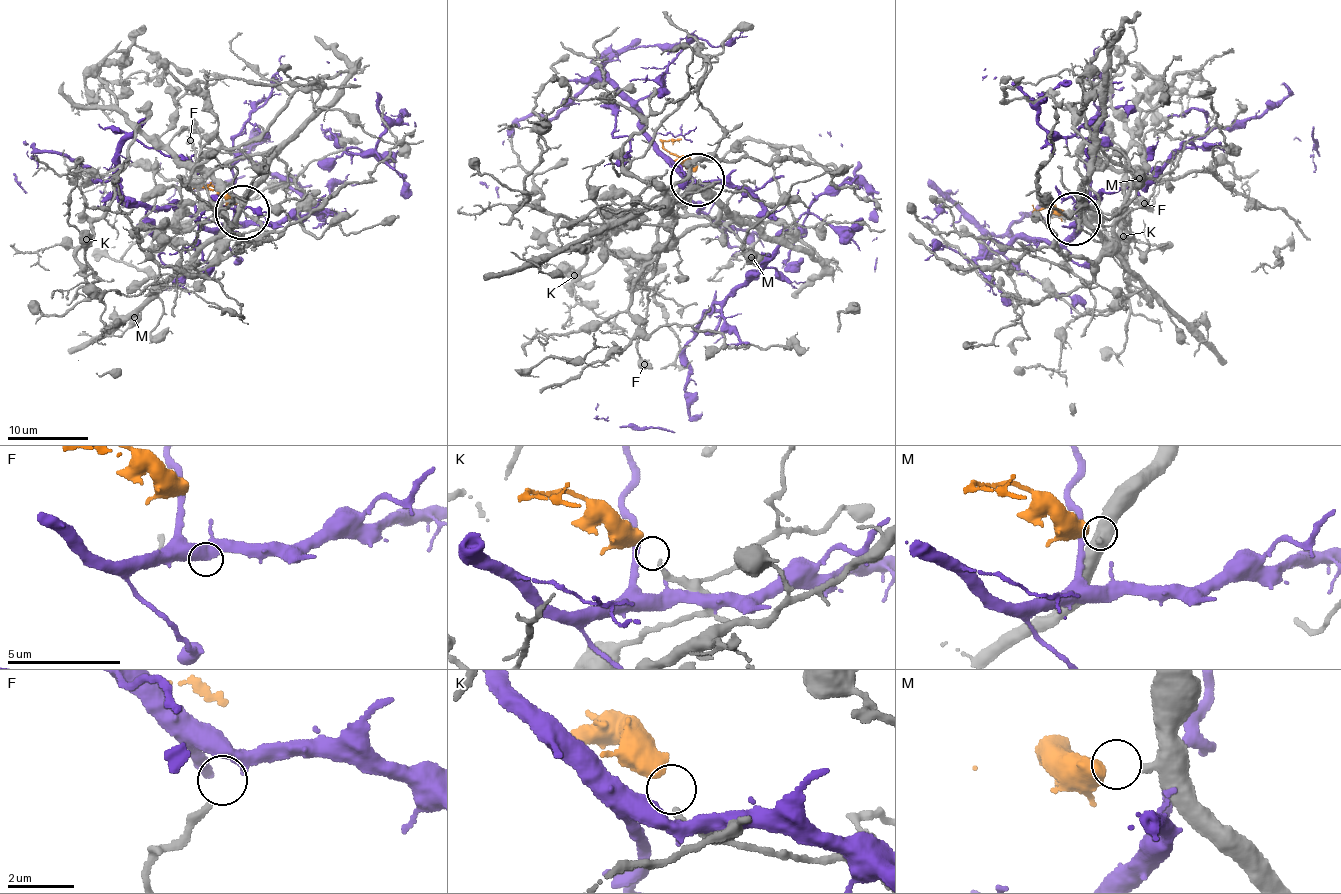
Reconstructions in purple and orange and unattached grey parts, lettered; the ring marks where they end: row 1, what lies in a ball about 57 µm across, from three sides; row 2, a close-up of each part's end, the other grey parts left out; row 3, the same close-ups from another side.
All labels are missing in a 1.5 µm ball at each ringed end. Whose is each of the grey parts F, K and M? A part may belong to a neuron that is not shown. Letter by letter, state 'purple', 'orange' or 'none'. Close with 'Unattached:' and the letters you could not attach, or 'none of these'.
F: purple
K: orange
M: none
Unattached: M

